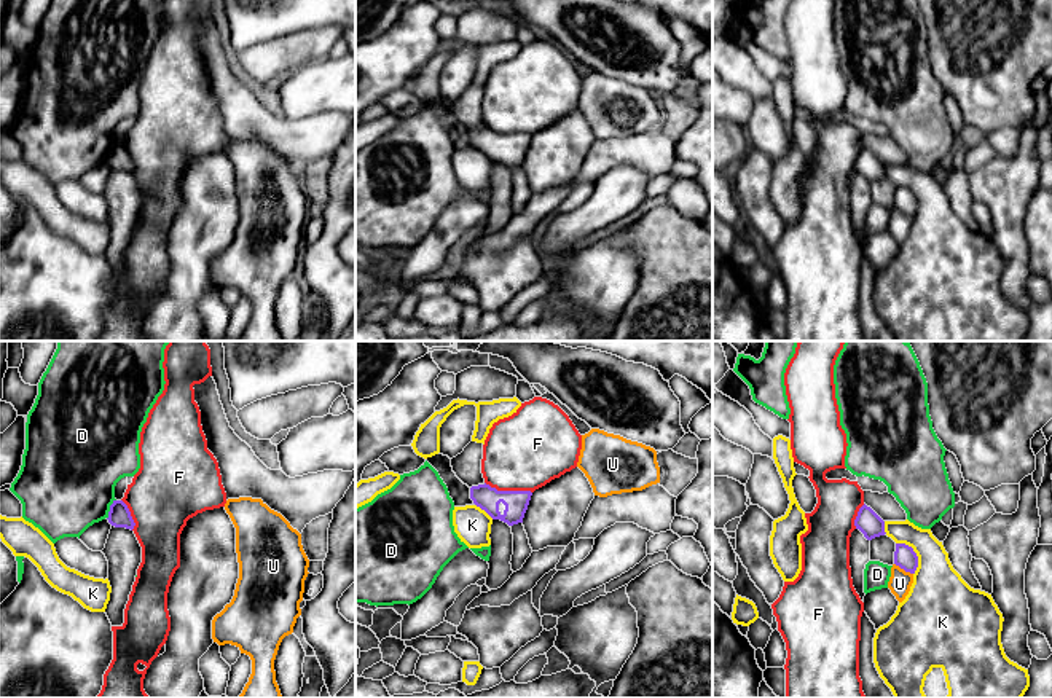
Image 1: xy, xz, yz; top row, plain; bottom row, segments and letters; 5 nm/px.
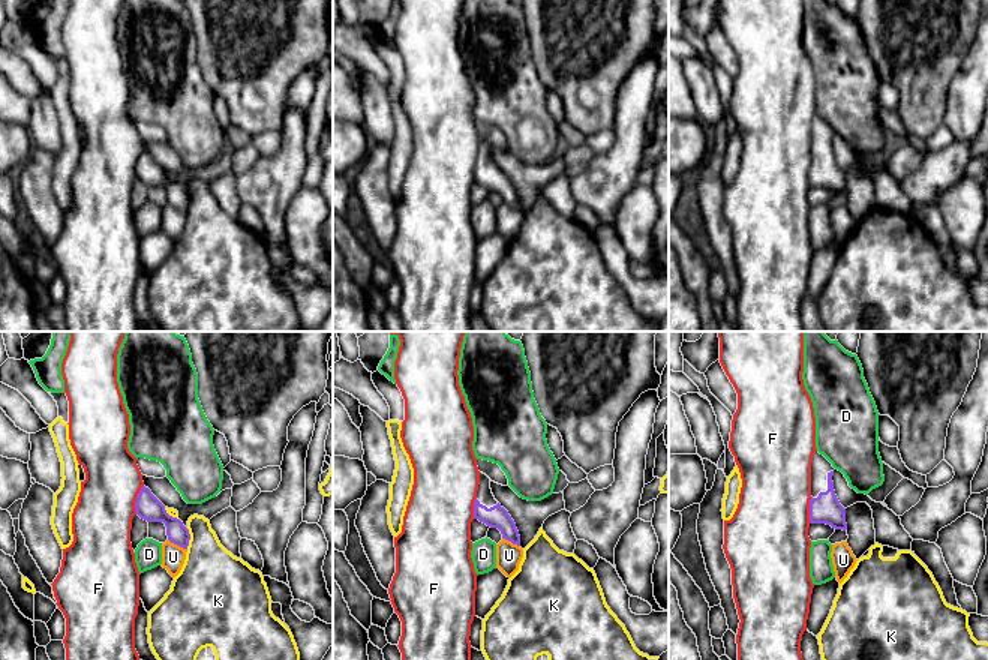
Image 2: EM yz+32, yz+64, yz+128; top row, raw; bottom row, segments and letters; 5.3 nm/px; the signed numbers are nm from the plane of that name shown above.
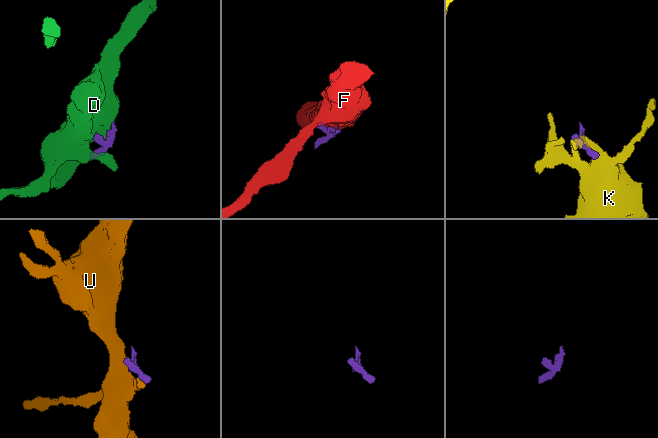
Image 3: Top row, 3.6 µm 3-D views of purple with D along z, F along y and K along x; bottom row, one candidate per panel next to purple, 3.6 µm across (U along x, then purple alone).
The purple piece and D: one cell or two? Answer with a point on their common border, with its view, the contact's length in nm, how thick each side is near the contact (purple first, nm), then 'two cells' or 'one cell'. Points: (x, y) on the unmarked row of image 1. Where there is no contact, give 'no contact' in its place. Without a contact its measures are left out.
xy (110, 152) | 110 nm | 110/480 nm | two cells

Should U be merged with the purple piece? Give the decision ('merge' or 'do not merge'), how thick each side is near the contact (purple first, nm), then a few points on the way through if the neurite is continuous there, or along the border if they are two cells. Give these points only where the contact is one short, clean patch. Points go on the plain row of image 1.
do not merge; calibres 110 and 120 nm; border yz (894, 206), (912, 217)

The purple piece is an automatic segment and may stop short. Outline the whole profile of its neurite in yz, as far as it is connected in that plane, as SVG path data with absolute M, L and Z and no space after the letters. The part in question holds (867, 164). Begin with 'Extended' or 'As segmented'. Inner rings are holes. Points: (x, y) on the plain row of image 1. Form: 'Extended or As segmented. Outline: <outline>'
As segmented. Outline: M866 147L859 151L854 169L864 177L867 183L886 177L885 164Z

